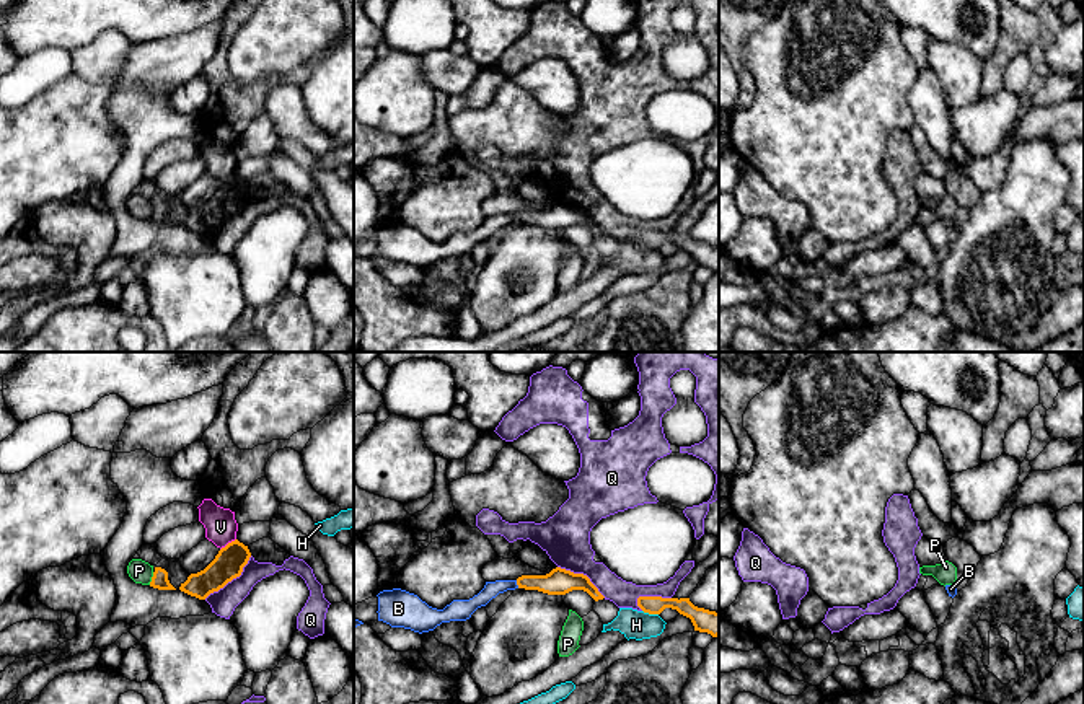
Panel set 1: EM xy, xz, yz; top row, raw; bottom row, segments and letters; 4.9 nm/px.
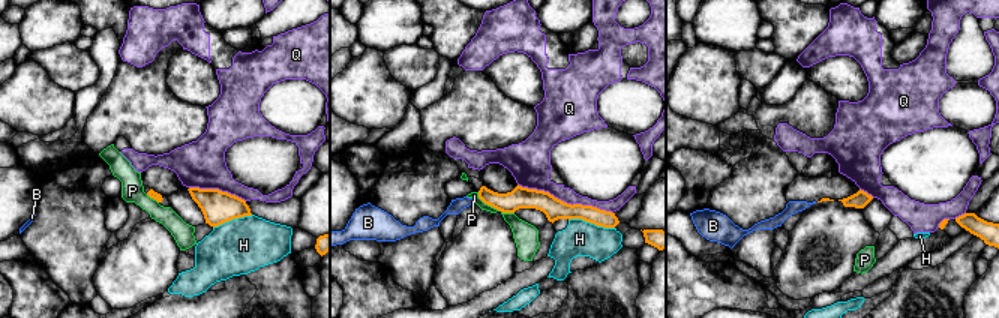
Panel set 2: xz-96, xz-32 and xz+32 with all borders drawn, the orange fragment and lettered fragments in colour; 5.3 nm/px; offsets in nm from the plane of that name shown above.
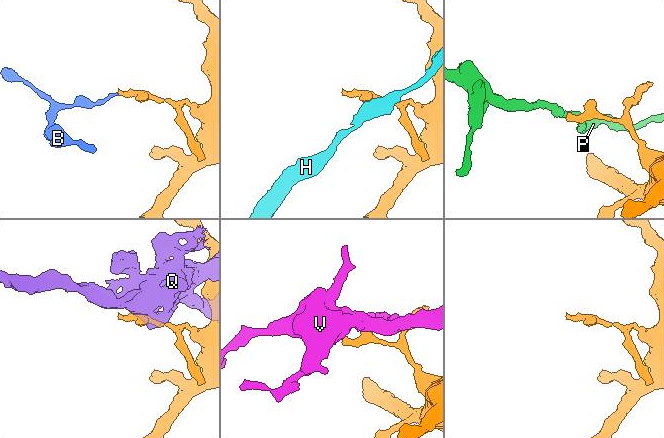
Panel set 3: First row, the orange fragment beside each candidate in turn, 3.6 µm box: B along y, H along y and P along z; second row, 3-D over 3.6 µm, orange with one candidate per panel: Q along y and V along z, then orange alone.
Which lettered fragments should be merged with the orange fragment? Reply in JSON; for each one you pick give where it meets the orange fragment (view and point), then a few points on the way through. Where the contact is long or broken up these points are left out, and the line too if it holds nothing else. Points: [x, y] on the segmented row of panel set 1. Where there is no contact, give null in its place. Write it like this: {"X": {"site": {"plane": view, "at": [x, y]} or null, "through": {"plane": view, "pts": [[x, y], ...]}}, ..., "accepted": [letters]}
{"B": {"site": {"plane": "xz", "at": [517, 584]}, "through": {"plane": "xz", "pts": [[559, 580], [517, 584], [491, 589]]}}, "accepted": ["B"]}

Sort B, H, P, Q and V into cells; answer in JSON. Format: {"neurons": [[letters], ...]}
{"neurons": [["B"], ["H"], ["P"], ["Q"], ["V"]]}

